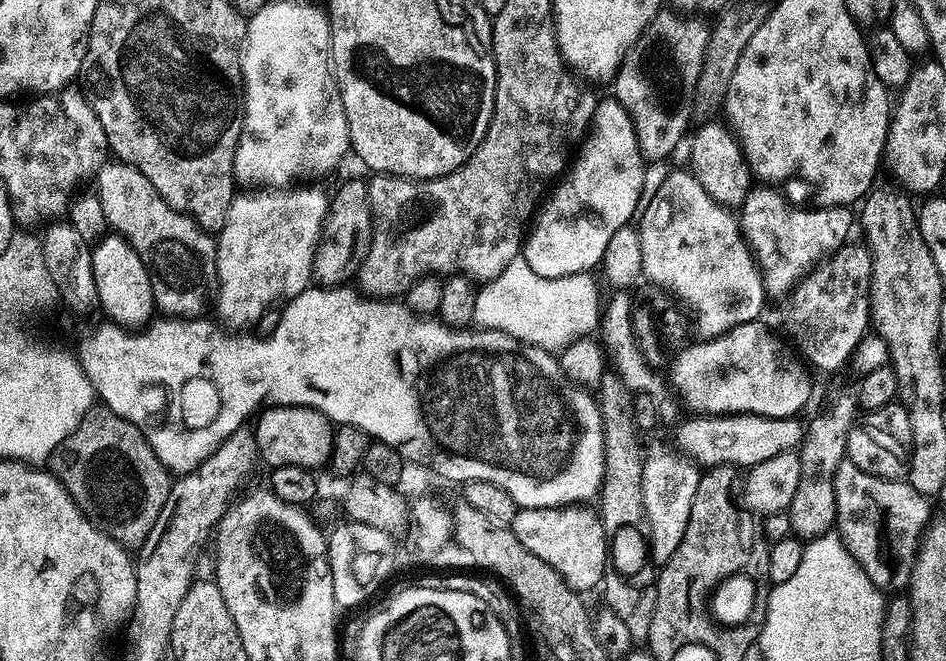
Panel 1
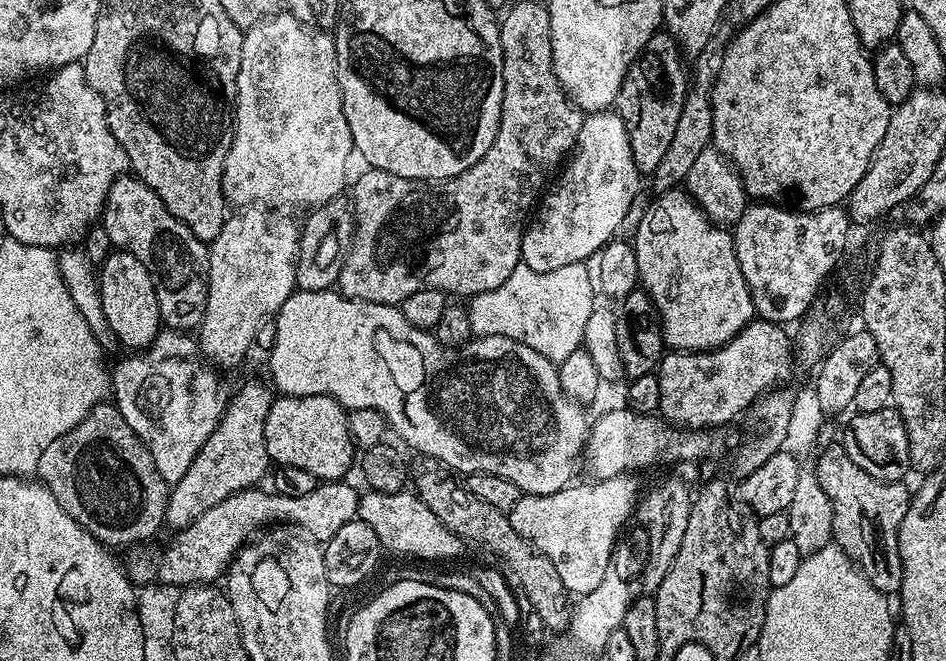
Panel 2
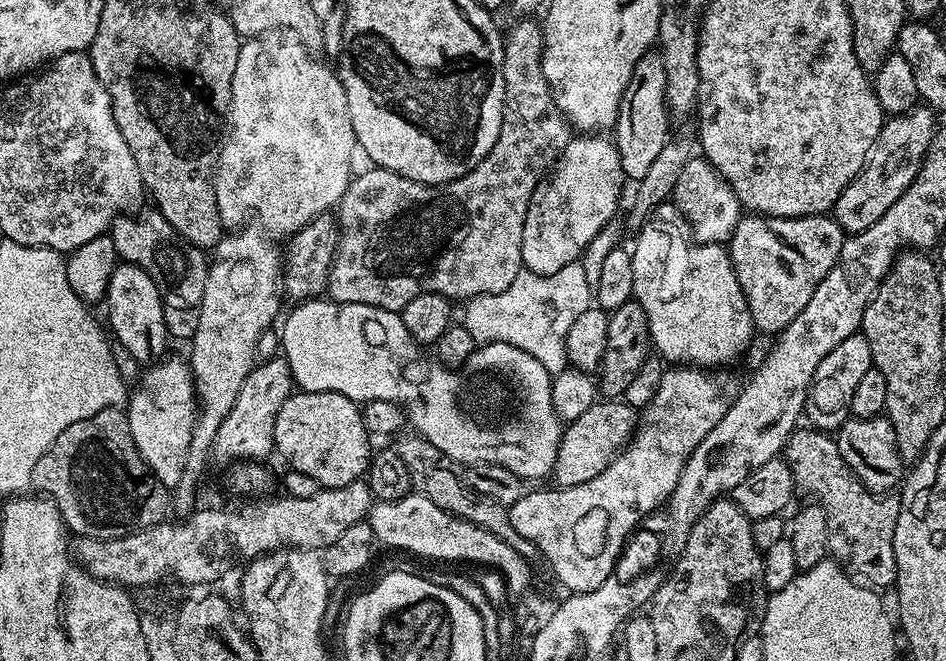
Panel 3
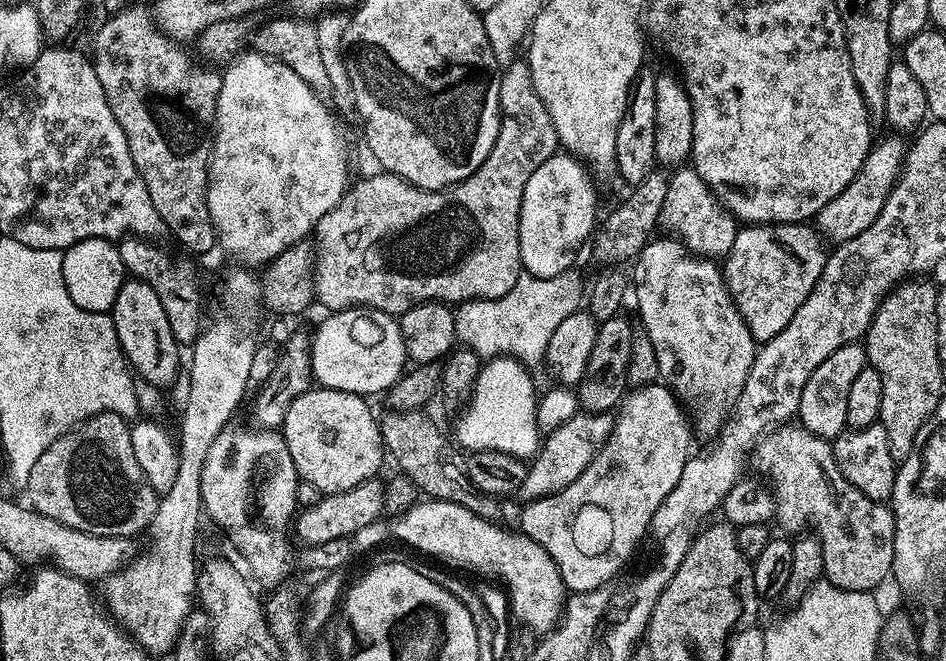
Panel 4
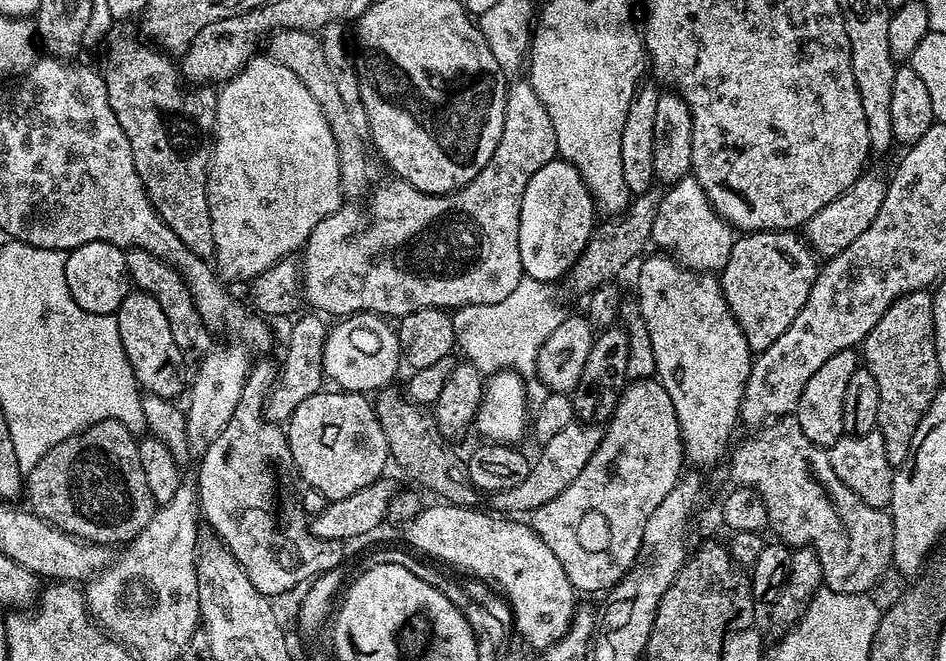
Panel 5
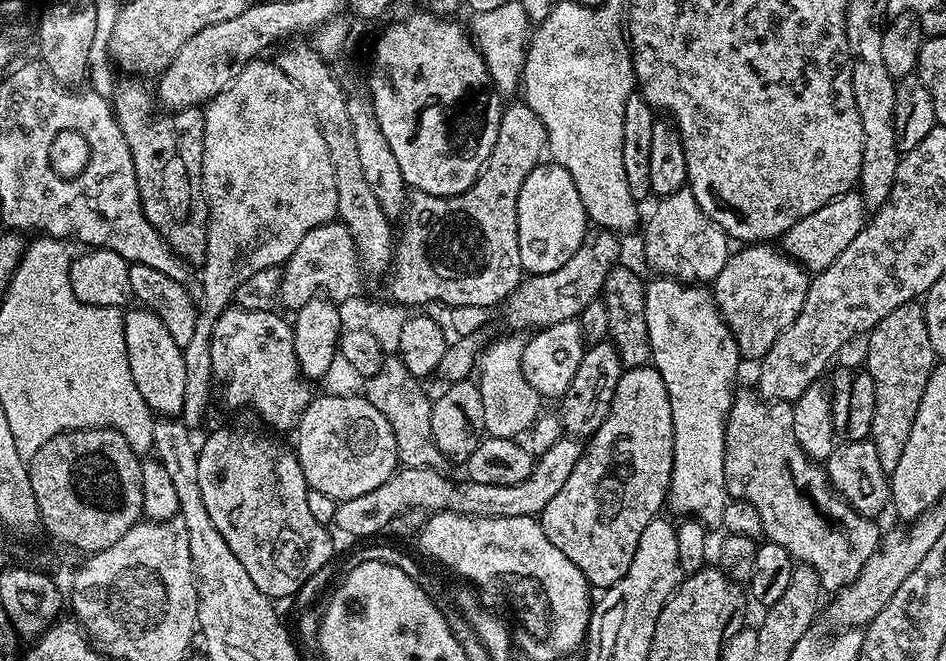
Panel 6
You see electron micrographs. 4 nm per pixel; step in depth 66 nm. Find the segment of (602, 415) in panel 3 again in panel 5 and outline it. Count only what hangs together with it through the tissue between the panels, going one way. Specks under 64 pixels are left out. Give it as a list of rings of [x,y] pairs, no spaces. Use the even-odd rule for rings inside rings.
[[[574,422],[570,426],[565,426],[556,437],[550,438],[550,442],[546,442],[539,449],[540,453],[537,454],[536,460],[534,456],[531,461],[526,478],[522,478],[518,486],[491,493],[490,500],[496,507],[493,509],[500,514],[530,514],[538,506],[546,506],[550,498],[558,498],[558,494],[562,494],[562,490],[566,490],[566,486],[570,486],[570,482],[574,482],[574,478],[582,474],[586,462],[590,462],[603,437],[604,428],[599,424]]]

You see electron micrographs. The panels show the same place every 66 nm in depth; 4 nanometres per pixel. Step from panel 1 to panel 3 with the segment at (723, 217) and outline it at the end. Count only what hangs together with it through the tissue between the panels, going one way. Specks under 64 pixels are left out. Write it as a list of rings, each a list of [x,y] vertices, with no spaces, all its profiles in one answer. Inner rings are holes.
[[[665,202],[639,225],[636,245],[631,245],[634,266],[633,297],[648,315],[648,335],[659,359],[676,366],[695,366],[709,370],[720,370],[732,366],[748,348],[754,337],[754,325],[750,306],[738,286],[734,274],[732,257],[722,244],[700,244],[692,236],[692,227],[686,223],[675,204]]]

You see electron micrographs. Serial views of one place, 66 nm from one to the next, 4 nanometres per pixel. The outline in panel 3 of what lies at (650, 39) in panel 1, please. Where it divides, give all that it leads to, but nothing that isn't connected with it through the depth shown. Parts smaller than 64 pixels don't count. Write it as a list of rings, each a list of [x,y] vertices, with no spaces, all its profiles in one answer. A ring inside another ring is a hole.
[[[649,50],[642,54],[642,58],[638,58],[634,74],[630,74],[630,82],[624,91],[614,129],[622,171],[629,181],[638,182],[646,178],[654,158],[658,158],[662,146],[666,146],[670,138],[668,124],[670,125],[670,117],[666,102],[666,66],[662,64],[659,51]]]

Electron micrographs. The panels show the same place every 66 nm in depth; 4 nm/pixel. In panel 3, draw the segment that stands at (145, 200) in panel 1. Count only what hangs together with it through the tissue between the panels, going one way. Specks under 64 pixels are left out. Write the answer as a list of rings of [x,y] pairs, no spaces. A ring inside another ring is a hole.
[[[155,210],[118,217],[112,224],[110,235],[116,255],[123,263],[138,266],[154,278],[154,286],[158,286],[158,294],[162,298],[162,314],[169,337],[173,341],[191,341],[194,330],[198,330],[202,294],[206,294],[209,257],[201,249],[189,246],[188,240],[182,238],[170,222],[166,222],[161,212]]]

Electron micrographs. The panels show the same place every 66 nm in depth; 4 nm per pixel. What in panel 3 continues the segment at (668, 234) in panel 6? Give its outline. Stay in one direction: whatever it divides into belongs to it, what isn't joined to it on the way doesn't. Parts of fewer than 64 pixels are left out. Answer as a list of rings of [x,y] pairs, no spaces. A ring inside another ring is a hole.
[[[700,154],[693,155],[692,160],[686,162],[678,178],[678,186],[674,186],[672,191],[671,203],[692,227],[692,236],[700,244],[727,245],[742,215],[734,190],[730,190],[722,174],[718,174],[718,170]]]

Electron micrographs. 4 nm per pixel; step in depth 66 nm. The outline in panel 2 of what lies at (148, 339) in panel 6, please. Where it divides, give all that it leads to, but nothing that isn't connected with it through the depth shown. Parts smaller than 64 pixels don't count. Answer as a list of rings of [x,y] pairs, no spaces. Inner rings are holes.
[[[113,250],[99,265],[98,283],[106,322],[110,322],[110,330],[118,334],[121,345],[128,350],[143,350],[154,343],[156,335],[162,331],[162,321],[158,298],[154,294],[154,282],[146,266],[142,266],[134,254]]]

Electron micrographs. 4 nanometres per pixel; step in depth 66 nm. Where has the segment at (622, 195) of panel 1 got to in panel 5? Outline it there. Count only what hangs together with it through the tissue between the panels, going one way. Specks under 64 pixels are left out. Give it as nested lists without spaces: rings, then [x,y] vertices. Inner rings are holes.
[[[559,158],[546,162],[534,178],[526,186],[526,194],[522,194],[522,214],[518,226],[518,254],[522,258],[524,274],[530,280],[543,280],[556,282],[567,277],[569,270],[576,264],[576,260],[584,253],[584,247],[588,245],[588,239],[592,236],[594,227],[594,205],[592,196],[588,193],[588,187],[582,182],[578,170],[565,160]]]

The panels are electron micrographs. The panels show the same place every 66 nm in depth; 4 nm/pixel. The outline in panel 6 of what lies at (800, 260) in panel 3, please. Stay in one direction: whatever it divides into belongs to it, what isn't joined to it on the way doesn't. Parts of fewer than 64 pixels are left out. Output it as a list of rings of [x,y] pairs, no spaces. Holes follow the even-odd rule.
[[[752,242],[731,253],[722,274],[711,281],[710,291],[720,316],[734,334],[741,357],[763,358],[774,342],[794,322],[806,302],[809,273],[787,252],[768,242]]]

